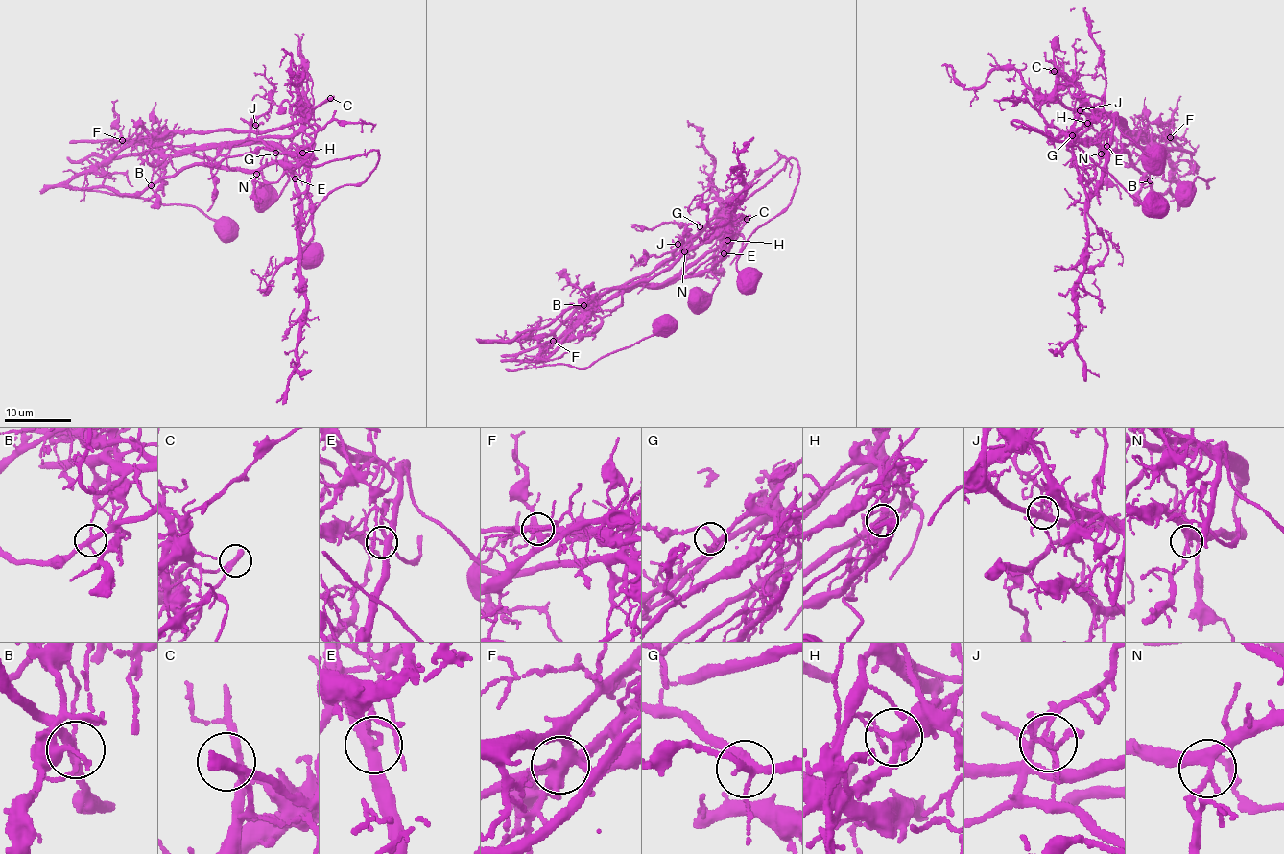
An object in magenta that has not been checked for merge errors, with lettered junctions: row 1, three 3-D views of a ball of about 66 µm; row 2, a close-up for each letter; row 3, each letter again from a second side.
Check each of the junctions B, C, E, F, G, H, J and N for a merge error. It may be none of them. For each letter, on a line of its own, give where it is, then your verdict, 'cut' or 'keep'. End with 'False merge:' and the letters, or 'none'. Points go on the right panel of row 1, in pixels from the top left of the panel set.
B: place (1150, 180); cut
C: place (1054, 71); cut
E: place (1106, 146); cut
F: place (1170, 137); cut
G: place (1072, 135); keep
H: place (1087, 123); cut
J: place (1080, 110); cut
N: place (1101, 154); keep
False merge: B, C, E, F, H, J

